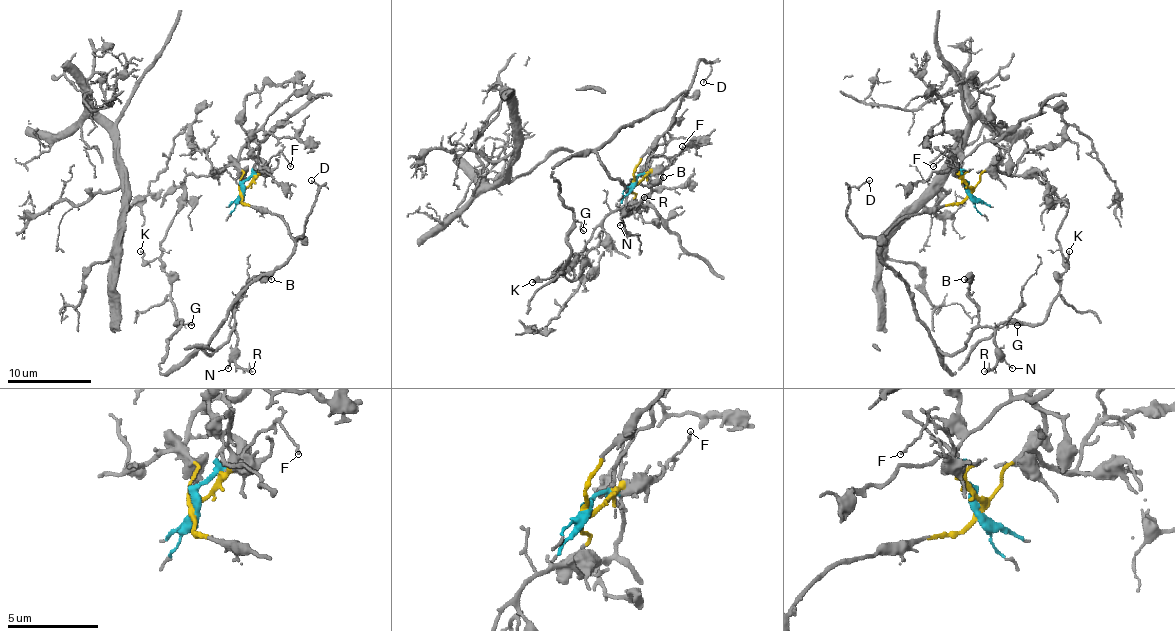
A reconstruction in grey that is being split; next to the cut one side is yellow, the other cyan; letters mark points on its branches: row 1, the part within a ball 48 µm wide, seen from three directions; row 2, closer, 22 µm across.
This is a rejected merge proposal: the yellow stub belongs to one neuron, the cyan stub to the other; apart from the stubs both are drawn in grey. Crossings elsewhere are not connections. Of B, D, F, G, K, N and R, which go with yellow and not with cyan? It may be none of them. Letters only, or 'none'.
B, D, F, G, K, N, R

